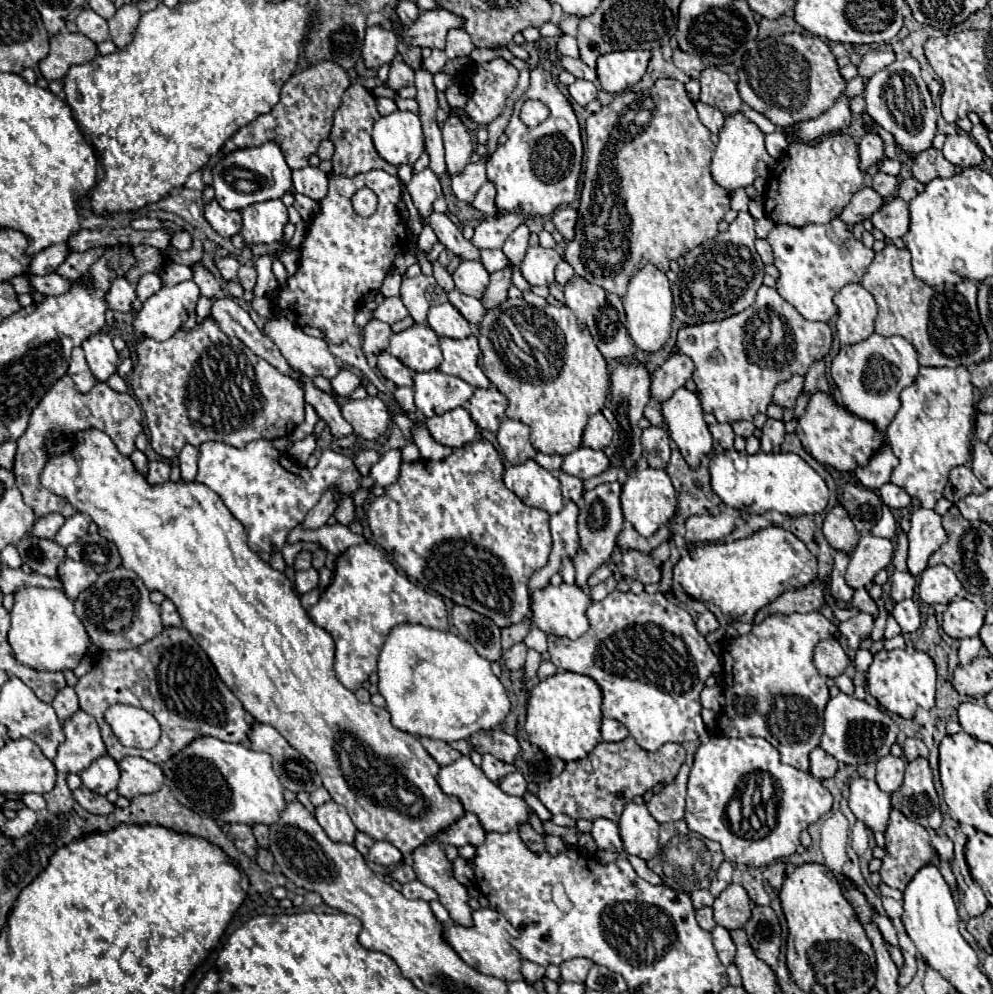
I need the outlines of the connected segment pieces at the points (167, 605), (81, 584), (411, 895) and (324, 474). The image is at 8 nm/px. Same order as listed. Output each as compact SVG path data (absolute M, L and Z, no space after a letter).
M165 599L165 601L161 603L161 619L163 619L163 625L165 625L165 627L169 627L169 625L181 625L181 617L179 617L173 601Z
M65 559L61 565L59 565L59 581L63 583L63 589L65 589L65 595L69 599L77 599L77 595L81 591L85 591L95 579L97 579L97 573L93 569L89 569L87 565L81 565L77 561L71 561L71 559Z
M417 879L405 883L401 893L403 893L407 899L423 899L423 901L437 901L437 899L439 899L439 895L437 895L431 887L423 885L423 883L417 881Z
M265 439L251 441L243 449L233 449L231 445L209 441L199 447L199 473L195 481L213 489L223 499L231 515L243 523L249 547L255 553L277 553L285 545L289 531L305 519L305 515L317 505L321 493L327 487L337 485L343 495L355 493L359 485L365 485L367 489L373 485L387 487L399 479L399 467L401 449L387 451L373 465L371 473L361 477L353 461L335 451L323 451L317 467L307 469L305 465L289 459L287 453L275 449L273 443Z

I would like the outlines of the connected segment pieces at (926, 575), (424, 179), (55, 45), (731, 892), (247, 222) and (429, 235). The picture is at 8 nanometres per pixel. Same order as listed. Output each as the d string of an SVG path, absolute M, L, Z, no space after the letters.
M947 565L927 567L921 573L919 595L929 605L935 605L935 603L949 605L959 595L959 591L961 591L961 581Z
M425 167L423 171L413 175L413 179L407 185L407 191L409 191L411 201L417 207L417 211L423 217L427 217L431 213L433 201L441 195L441 185L439 185L437 175L429 167Z
M59 33L51 37L51 51L39 63L47 81L63 79L71 65L89 63L97 55L97 45L83 33Z
M731 883L713 903L715 921L725 929L739 929L751 917L751 899L743 885Z
M281 199L249 205L241 211L243 227L241 237L245 241L245 247L255 245L269 245L279 243L283 239L283 229L287 225L287 207L281 203Z
M423 227L423 233L419 235L417 243L419 243L419 249L421 249L423 253L429 253L429 251L433 249L433 245L437 243L437 235L433 233L431 227Z

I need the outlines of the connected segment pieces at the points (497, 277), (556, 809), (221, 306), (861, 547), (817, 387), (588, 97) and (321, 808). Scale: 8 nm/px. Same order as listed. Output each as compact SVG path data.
M509 267L493 273L489 277L489 285L487 285L487 289L483 291L483 297L481 297L483 309L487 311L491 307L497 307L501 301L505 301L509 285L511 285L511 269Z
M627 737L619 743L601 741L585 759L571 761L565 765L563 773L537 785L537 797L553 813L565 813L575 819L597 819L607 817L619 821L621 809L635 797L645 795L657 783L671 783L685 763L685 749L679 743L665 743L659 751L645 751L635 743L633 737Z
M211 297L211 311L209 311L207 317L213 319L225 335L241 339L257 357L269 361L281 373L297 377L301 381L301 375L295 373L287 365L287 361L281 357L279 349L257 329L257 325L251 321L249 313L235 299L231 299L231 297Z
M871 533L863 535L851 553L851 561L847 567L845 581L859 589L865 583L871 583L875 573L885 569L893 559L893 543L883 537L875 537Z
M821 359L819 363L813 363L809 371L805 373L805 391L815 393L815 391L831 391L827 379L825 379L825 361Z
M577 79L573 85L569 85L569 93L571 97L579 103L579 105L587 105L597 97L597 87L591 81L585 79Z
M327 801L327 803L315 807L315 819L333 841L353 843L357 829L355 829L351 817L347 815L345 807L337 805L335 801Z

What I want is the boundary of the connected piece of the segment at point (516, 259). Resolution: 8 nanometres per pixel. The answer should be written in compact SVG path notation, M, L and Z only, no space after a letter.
M519 225L505 241L503 245L503 253L507 255L509 259L509 265L513 269L519 269L521 267L521 261L523 261L523 255L527 251L527 239L529 239L529 229L525 225Z

